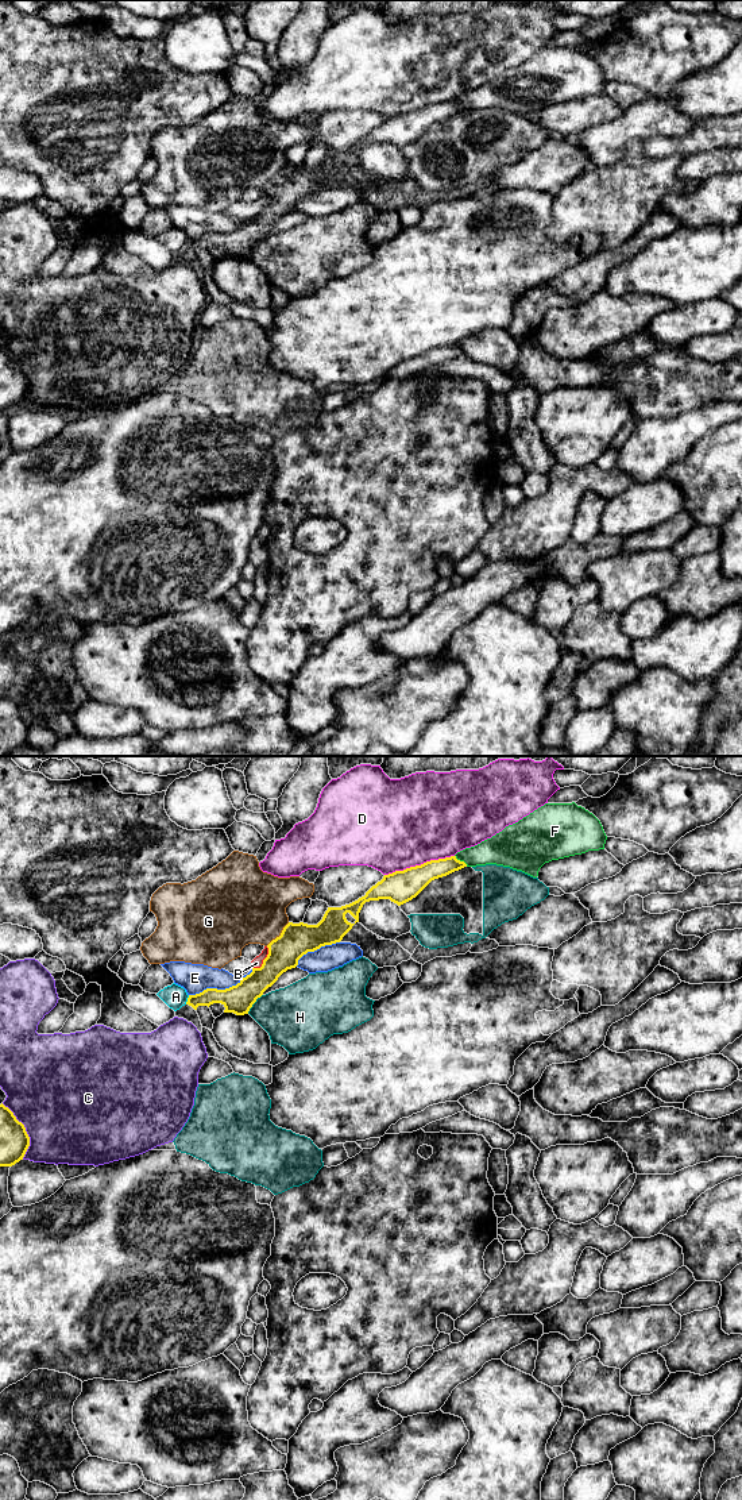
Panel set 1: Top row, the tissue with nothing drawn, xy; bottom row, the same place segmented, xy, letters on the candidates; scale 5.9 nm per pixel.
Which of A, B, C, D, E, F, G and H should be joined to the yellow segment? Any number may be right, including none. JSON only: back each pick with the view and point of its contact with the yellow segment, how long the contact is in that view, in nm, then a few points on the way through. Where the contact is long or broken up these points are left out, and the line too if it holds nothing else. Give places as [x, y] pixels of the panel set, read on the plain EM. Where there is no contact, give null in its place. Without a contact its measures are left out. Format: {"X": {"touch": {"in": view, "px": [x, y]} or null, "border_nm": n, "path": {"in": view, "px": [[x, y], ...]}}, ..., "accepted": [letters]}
{"accepted": []}

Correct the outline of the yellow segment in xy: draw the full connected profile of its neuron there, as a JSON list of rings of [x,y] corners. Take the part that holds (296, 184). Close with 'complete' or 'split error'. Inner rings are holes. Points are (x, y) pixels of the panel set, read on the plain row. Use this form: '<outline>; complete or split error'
[[[451,100],[395,115],[384,119],[358,144],[341,151],[328,151],[317,169],[289,166],[281,180],[267,189],[268,198],[260,212],[252,212],[250,219],[229,232],[206,232],[200,238],[189,239],[186,248],[197,254],[198,250],[209,251],[213,247],[221,247],[225,251],[224,257],[248,258],[256,243],[283,216],[295,212],[304,198],[340,186],[352,170],[359,166],[359,157],[366,146],[390,143],[401,150],[416,142],[432,124],[464,111],[467,111],[464,105]]]; complete

